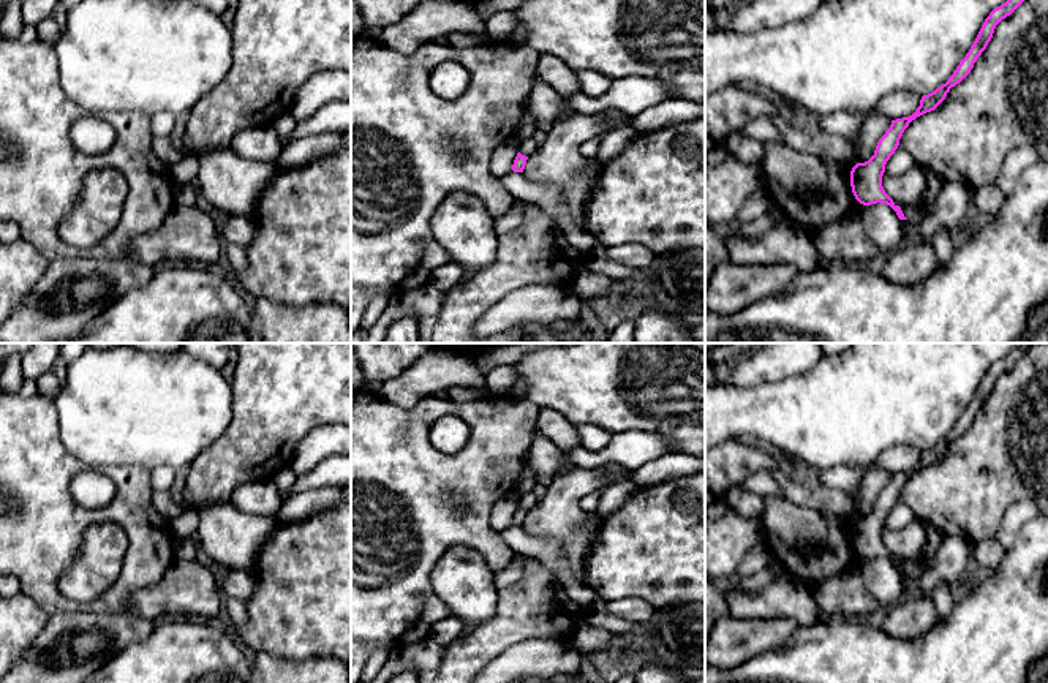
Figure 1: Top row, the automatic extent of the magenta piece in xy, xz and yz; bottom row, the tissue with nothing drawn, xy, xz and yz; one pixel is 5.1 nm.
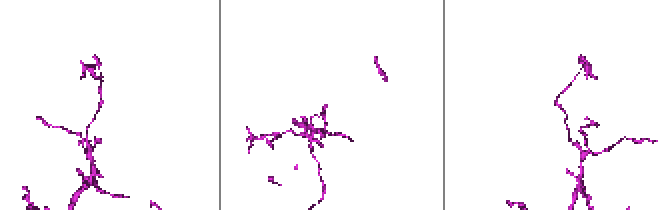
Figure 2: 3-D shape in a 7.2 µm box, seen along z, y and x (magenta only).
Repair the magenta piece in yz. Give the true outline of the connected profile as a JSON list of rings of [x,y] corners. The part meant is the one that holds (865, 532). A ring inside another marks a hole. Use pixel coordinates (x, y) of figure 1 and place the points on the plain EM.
[[[1015,348],[1005,357],[994,362],[990,370],[985,373],[974,398],[971,400],[966,411],[959,416],[953,428],[948,432],[945,438],[937,441],[934,446],[923,449],[920,454],[920,460],[917,465],[903,473],[892,474],[890,482],[879,493],[874,509],[865,515],[857,517],[850,525],[850,541],[855,553],[863,560],[871,558],[887,558],[890,560],[899,574],[907,574],[899,560],[893,557],[893,553],[885,547],[882,541],[882,530],[885,526],[885,519],[895,504],[899,500],[899,493],[904,484],[909,481],[912,474],[917,471],[934,465],[947,451],[952,441],[959,438],[974,422],[974,417],[986,403],[988,397],[993,392],[996,379],[1010,370],[1026,353],[1026,348]]]

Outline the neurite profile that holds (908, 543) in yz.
[[[915,520],[901,530],[890,530],[888,526],[884,526],[882,530],[882,541],[885,547],[895,557],[899,557],[917,566],[920,572],[925,572],[931,568],[928,560],[923,557],[926,539],[928,534],[925,523],[920,520]]]

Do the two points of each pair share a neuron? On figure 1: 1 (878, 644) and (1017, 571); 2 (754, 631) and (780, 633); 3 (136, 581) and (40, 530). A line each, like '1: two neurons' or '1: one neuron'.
1: one neuron
2: one neuron
3: one neuron

